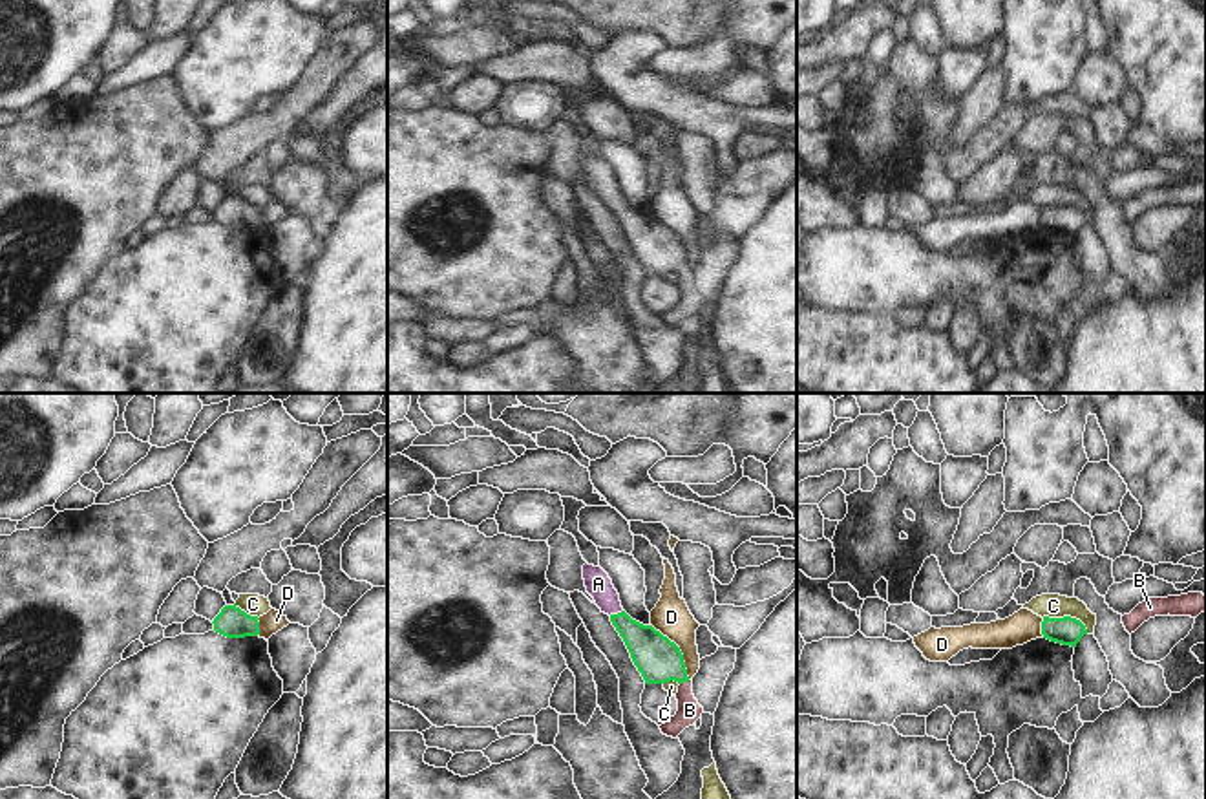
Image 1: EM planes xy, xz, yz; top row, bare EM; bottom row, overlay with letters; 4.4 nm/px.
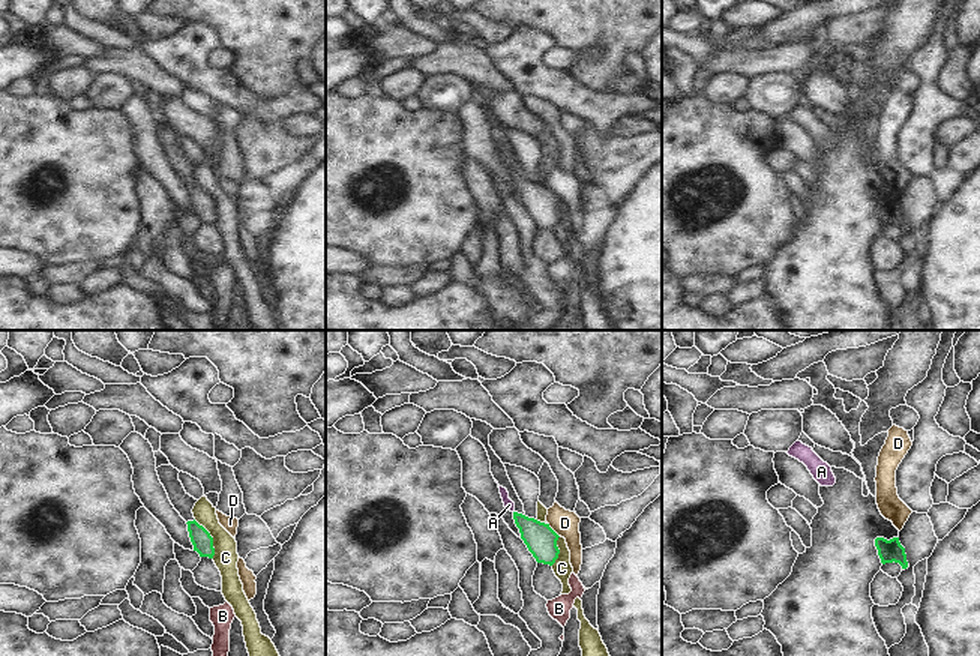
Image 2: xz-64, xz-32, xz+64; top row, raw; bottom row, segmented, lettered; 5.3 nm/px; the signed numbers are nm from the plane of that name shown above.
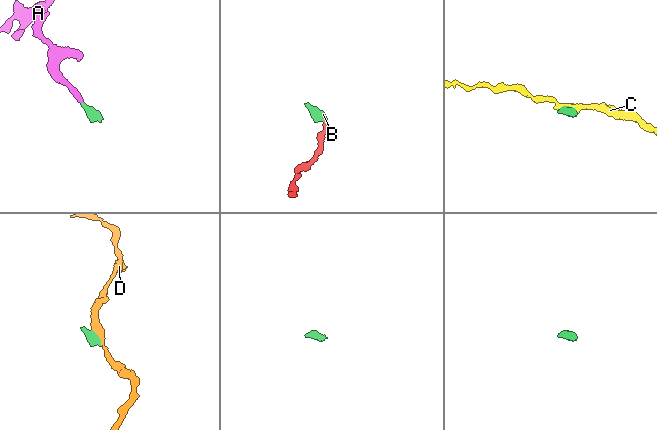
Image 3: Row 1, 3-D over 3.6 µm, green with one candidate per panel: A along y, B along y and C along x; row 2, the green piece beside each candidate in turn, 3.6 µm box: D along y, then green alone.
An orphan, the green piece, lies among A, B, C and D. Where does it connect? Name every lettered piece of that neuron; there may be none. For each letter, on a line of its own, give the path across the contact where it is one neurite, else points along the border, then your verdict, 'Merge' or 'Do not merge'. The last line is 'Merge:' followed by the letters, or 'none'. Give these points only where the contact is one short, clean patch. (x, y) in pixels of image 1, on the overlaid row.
A: Path across: xz (655, 655), (614, 615), (598, 584). Merge
B: Path across: xz (660, 660), (684, 681), (689, 710). Merge
C: Boundary: yz (1042, 617), (1075, 617), (1088, 633). Do not merge
D: Boundary: xz (649, 624), (678, 648), (689, 679). Do not merge
Merge: A, B.

